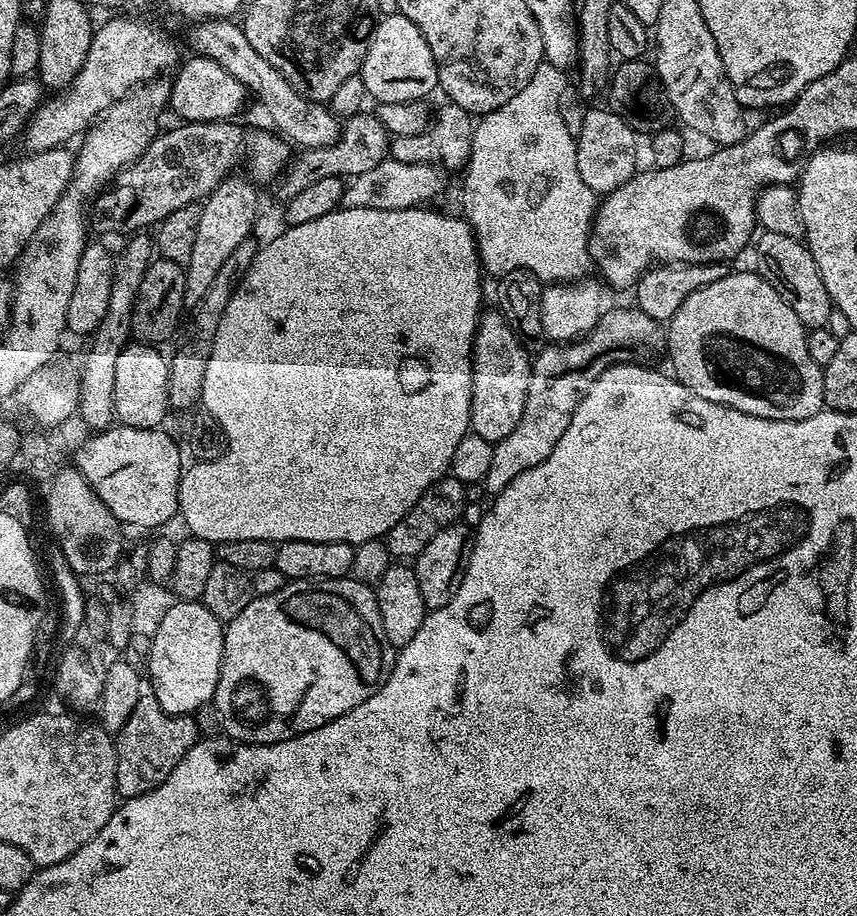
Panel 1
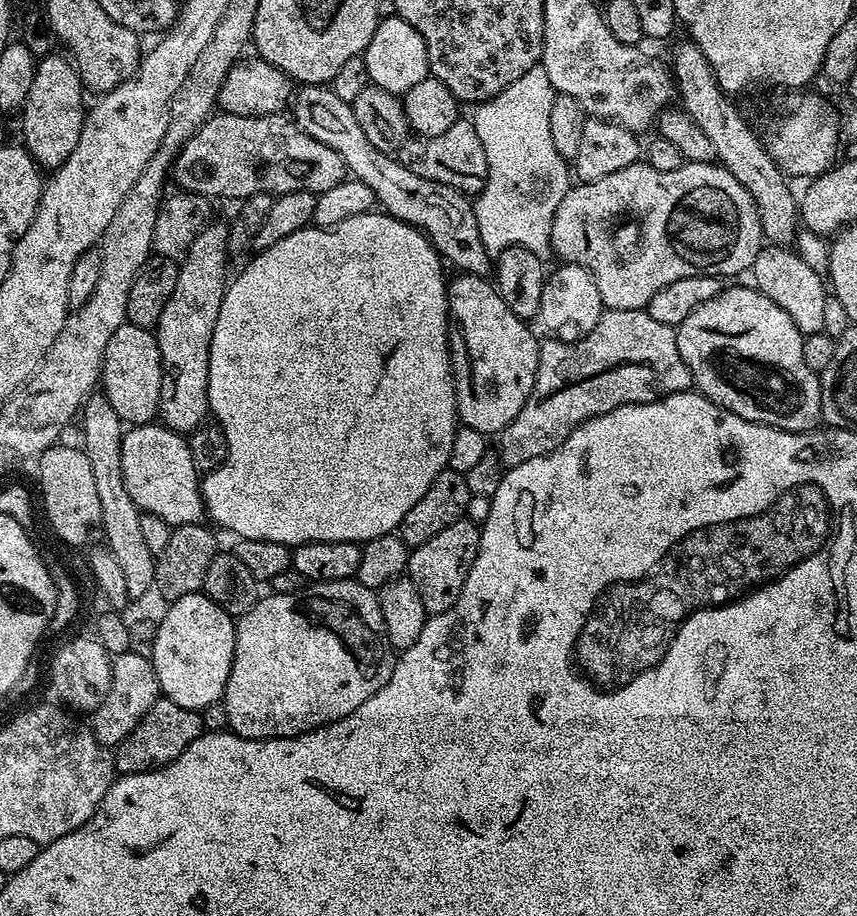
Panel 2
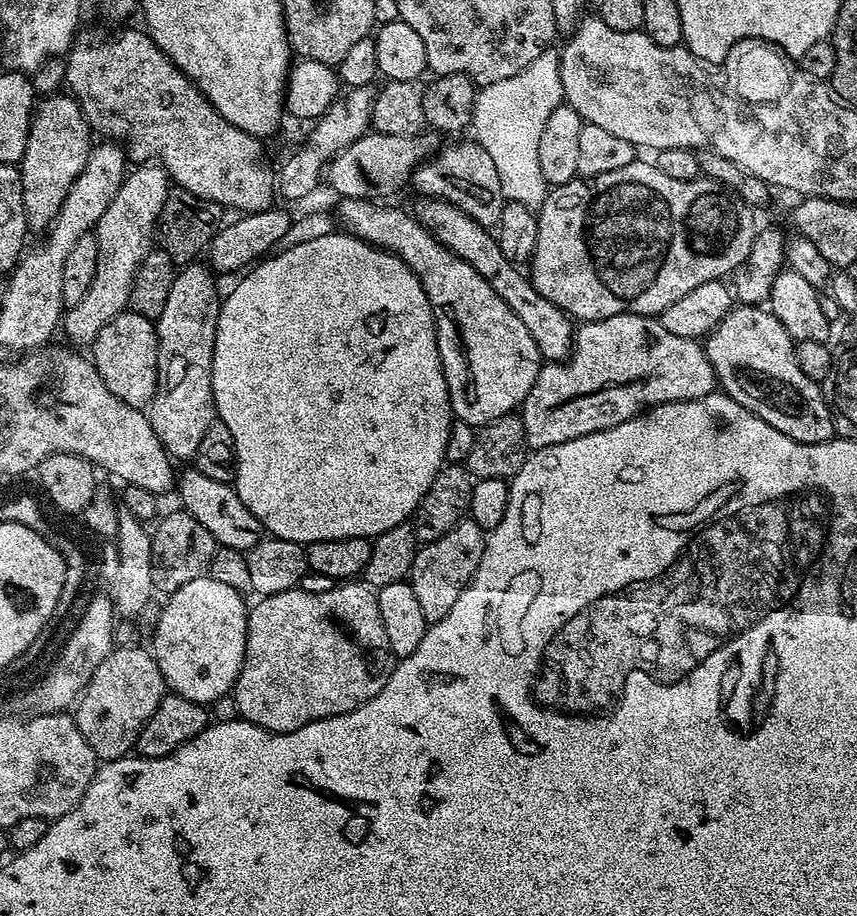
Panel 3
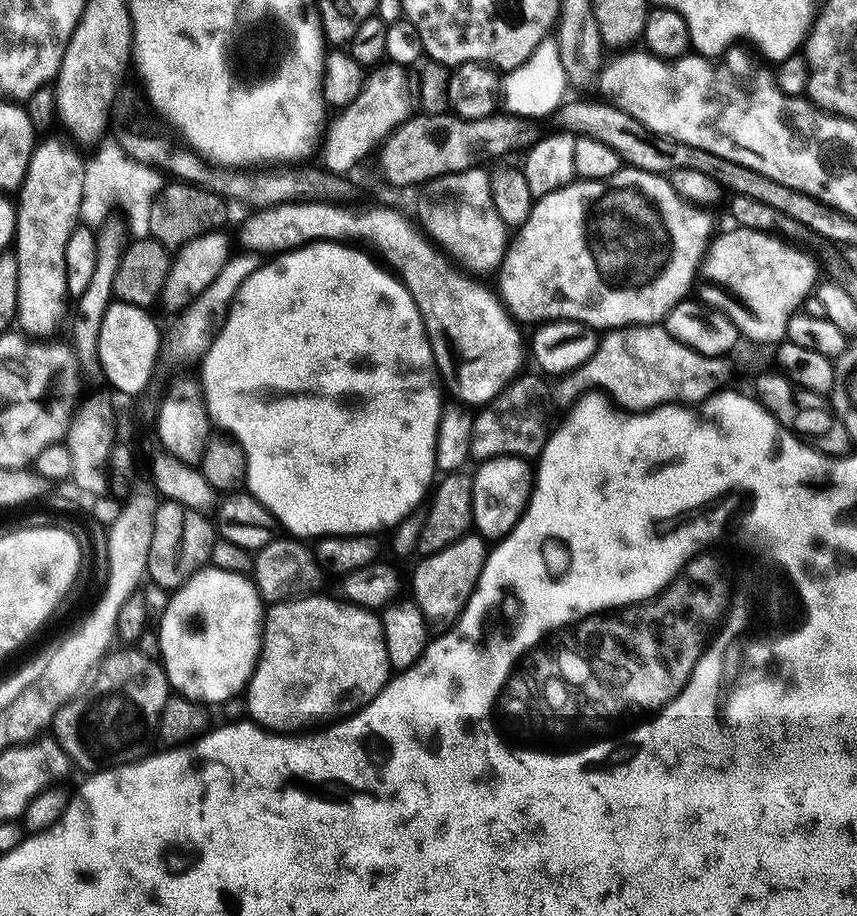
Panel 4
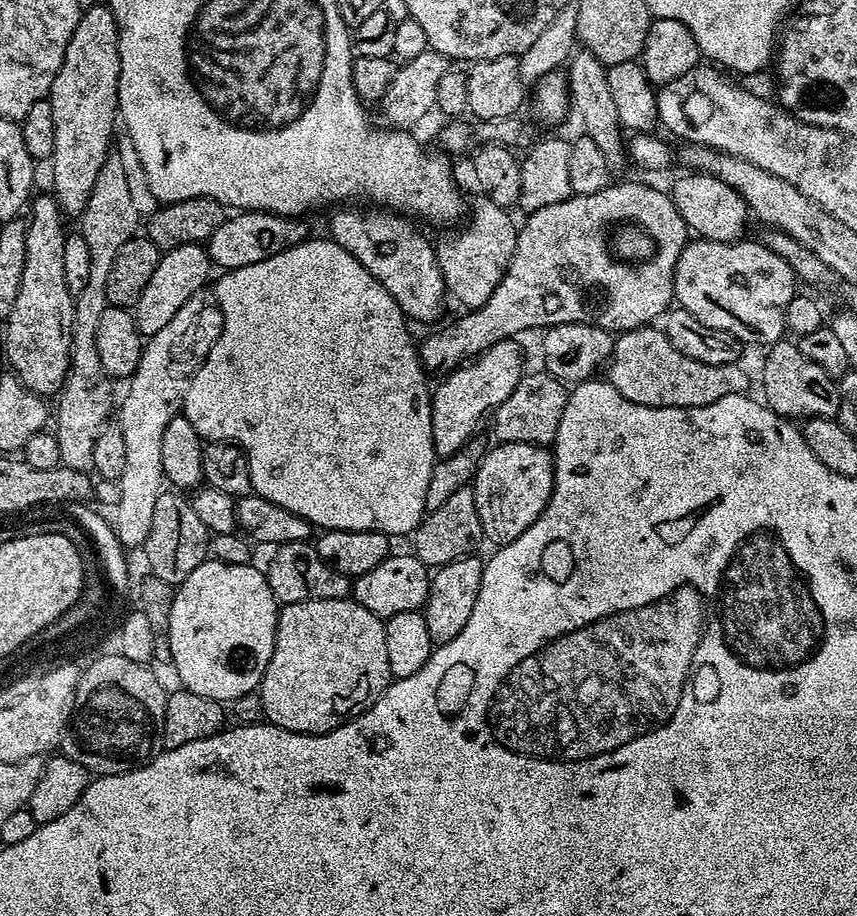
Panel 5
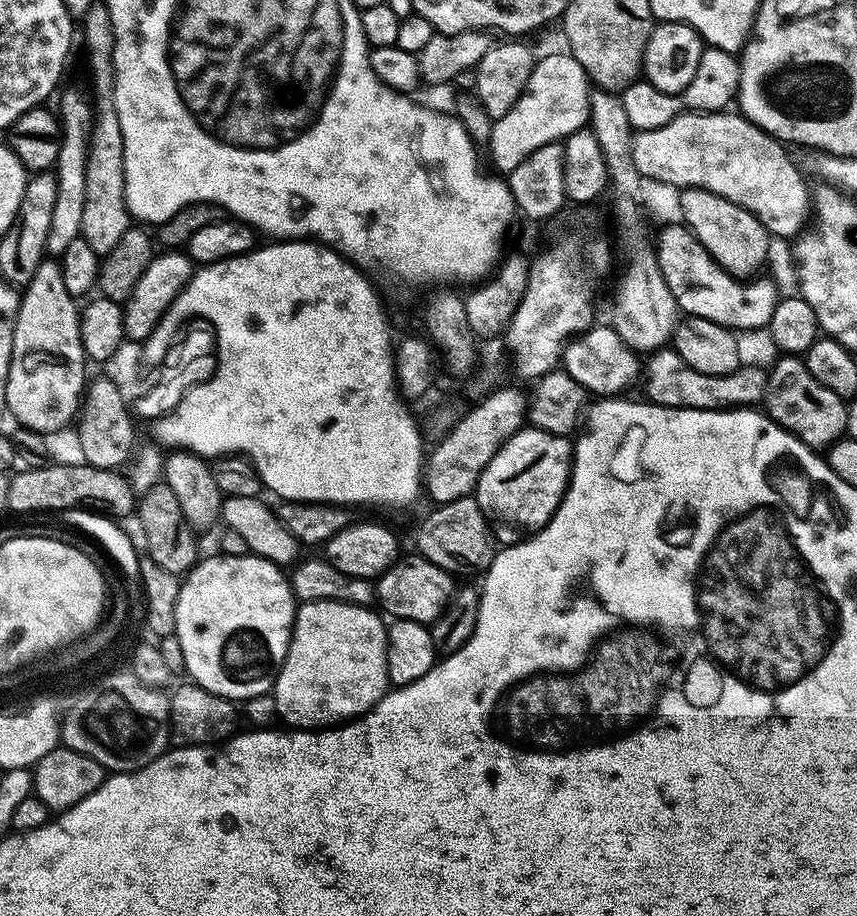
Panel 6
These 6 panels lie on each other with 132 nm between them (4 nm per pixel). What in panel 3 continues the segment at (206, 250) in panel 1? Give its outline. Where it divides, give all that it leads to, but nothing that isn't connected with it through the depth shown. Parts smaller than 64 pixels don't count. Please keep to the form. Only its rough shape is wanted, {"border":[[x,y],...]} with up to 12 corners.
{"border":[[183,265],[154,321],[146,415],[173,461],[217,419],[212,359],[222,292]]}

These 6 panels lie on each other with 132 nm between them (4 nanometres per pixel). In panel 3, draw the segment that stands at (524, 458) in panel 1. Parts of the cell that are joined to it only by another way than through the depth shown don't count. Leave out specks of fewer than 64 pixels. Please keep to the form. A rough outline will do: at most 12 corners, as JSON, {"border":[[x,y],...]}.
{"border":[[629,312],[575,329],[522,405],[532,450],[717,388],[701,341]]}

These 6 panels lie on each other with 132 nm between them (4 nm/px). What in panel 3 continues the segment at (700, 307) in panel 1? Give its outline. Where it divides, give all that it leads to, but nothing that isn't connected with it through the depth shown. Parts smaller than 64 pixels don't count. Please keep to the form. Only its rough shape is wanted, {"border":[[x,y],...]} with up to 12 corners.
{"border":[[767,307],[707,337],[723,395],[803,444],[836,436]]}

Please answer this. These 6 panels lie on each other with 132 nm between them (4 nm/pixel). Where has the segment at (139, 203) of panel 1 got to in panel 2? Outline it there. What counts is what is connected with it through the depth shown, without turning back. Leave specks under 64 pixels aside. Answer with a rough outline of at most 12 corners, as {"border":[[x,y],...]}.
{"border":[[287,115],[209,116],[176,156],[186,192],[321,193],[338,150]]}

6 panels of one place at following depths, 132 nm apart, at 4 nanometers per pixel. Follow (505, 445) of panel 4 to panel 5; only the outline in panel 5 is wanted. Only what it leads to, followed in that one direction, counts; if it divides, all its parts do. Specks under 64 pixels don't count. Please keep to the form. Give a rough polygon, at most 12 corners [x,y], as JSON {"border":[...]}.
{"border":[[525,373],[492,412],[499,443],[551,445],[567,385]]}

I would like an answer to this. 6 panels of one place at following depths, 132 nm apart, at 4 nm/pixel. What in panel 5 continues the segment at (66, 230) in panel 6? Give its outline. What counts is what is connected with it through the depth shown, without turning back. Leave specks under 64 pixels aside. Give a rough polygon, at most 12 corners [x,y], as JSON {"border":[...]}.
{"border":[[85,7],[50,99],[52,188],[84,211],[118,124],[114,14]]}

